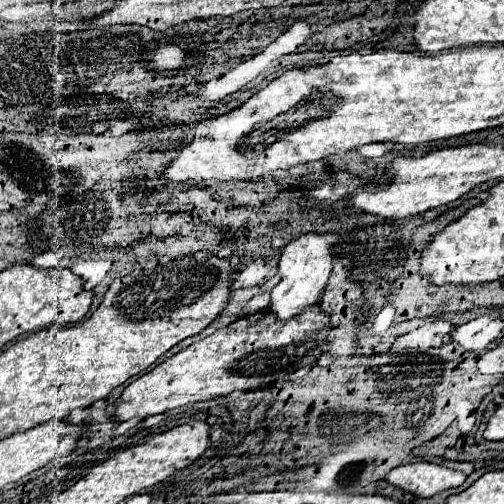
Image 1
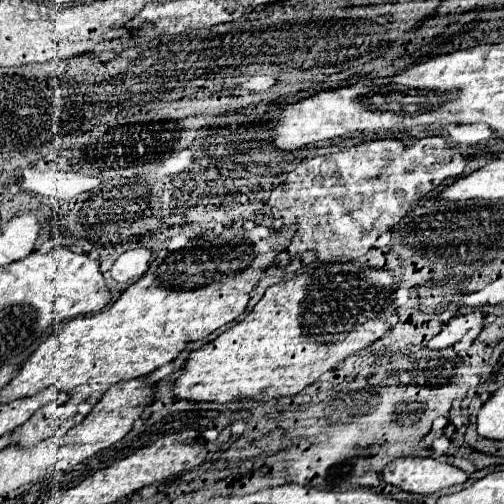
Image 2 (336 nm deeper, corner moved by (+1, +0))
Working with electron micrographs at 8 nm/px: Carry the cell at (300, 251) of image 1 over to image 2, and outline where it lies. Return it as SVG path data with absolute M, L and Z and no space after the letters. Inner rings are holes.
M426 137L414 143L402 143L400 139L376 139L356 147L342 149L338 153L314 157L302 161L292 173L286 175L286 181L278 185L270 195L270 207L274 217L284 225L298 225L298 231L288 247L290 255L300 255L304 251L316 251L318 259L334 261L340 257L356 259L368 253L374 241L400 223L406 213L410 213L422 197L434 191L442 181L450 177L460 177L466 167L466 157L462 149L450 145L444 137Z

